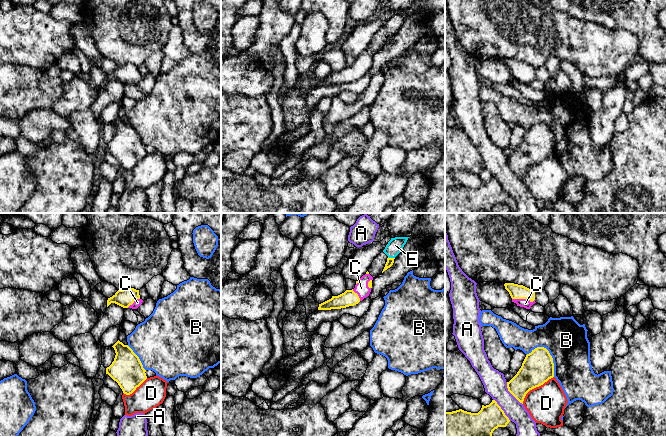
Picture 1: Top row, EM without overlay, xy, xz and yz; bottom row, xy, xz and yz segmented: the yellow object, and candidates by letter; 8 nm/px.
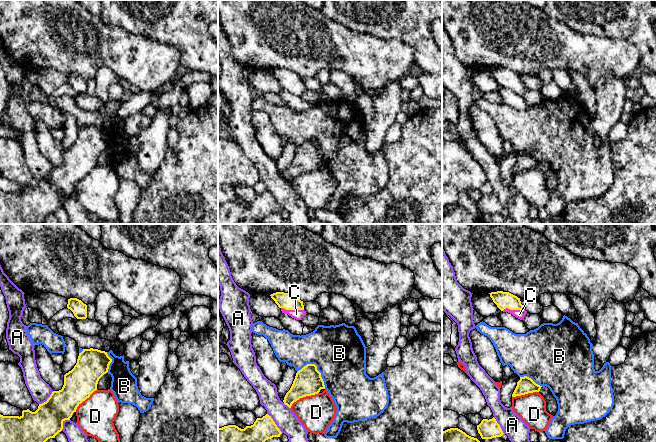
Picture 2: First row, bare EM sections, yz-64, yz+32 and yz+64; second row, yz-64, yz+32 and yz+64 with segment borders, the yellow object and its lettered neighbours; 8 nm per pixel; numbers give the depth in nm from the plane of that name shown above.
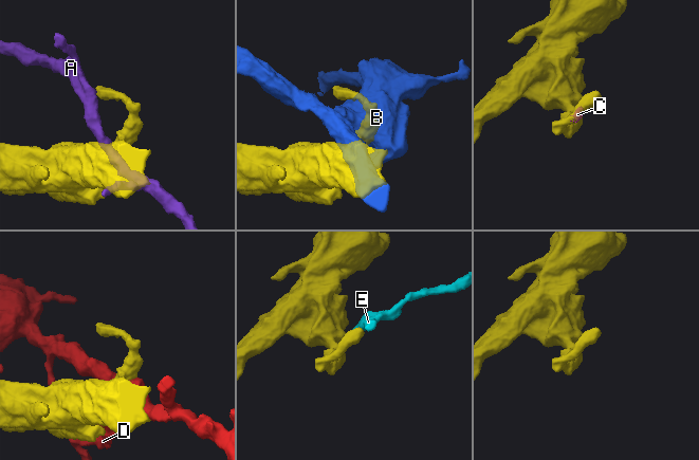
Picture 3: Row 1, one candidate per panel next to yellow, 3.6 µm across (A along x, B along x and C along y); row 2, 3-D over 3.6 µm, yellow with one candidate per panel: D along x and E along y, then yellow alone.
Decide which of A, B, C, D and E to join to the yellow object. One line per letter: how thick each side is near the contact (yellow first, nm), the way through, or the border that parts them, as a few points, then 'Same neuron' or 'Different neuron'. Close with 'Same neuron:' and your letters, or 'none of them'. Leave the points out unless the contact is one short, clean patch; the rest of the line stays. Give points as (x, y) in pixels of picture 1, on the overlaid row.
A: Thickness 240 nm (yellow) against 180 nm. Different neuron
B: Thickness 260 nm (yellow) against 340 nm. Different neuron
C: Thickness 120 nm (yellow) against 70 nm. Same neuron
D: Thickness 260 nm (yellow) against 300 nm. Different neuron
E: Thickness 60 nm (yellow) against 120 nm. Boundary: xz (388, 256), (394, 258). Different neuron
Same neuron: C

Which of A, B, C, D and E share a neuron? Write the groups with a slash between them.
A / B / C / D / E

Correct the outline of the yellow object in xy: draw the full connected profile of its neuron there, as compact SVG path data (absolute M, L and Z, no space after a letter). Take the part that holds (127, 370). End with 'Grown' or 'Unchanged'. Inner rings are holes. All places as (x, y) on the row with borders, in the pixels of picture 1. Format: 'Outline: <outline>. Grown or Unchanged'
Outline: M118 340L112 347L116 355L106 374L118 383L124 394L130 395L147 379L146 370L128 345Z. Unchanged

